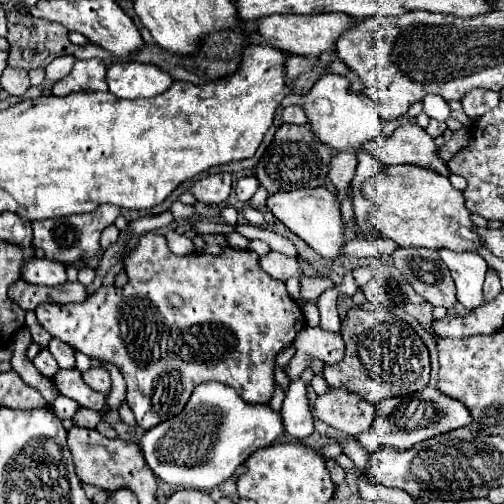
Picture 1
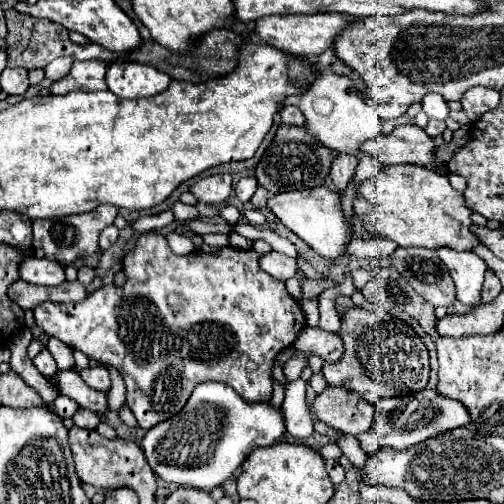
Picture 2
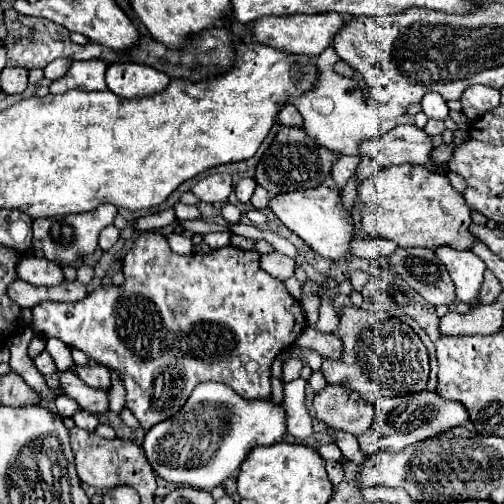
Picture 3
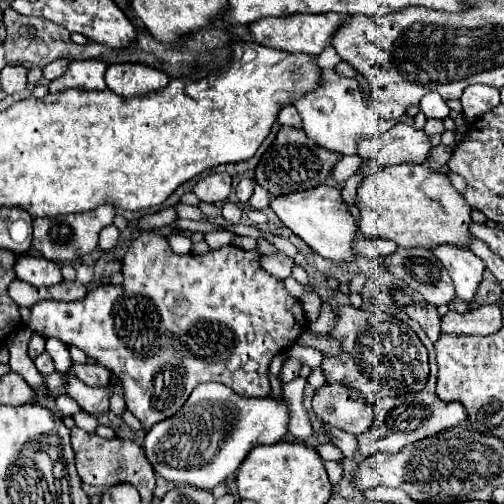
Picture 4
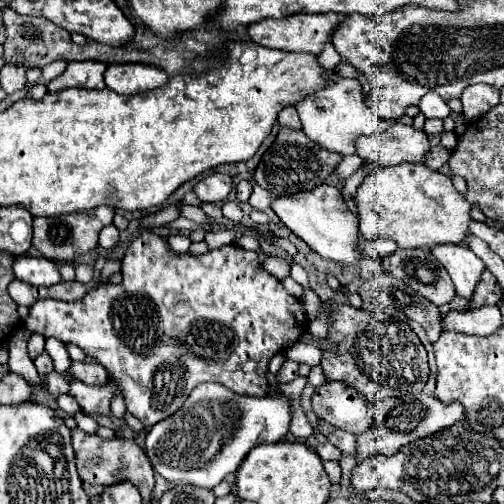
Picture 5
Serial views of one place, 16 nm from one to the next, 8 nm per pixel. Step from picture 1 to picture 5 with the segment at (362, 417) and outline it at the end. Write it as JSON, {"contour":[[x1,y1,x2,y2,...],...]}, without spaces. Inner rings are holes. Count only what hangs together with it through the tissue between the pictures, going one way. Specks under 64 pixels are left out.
{"contour":[[324,382,318,386,312,396,312,408,320,420,352,434,368,430,374,416,372,404,364,400,364,394,340,382]]}

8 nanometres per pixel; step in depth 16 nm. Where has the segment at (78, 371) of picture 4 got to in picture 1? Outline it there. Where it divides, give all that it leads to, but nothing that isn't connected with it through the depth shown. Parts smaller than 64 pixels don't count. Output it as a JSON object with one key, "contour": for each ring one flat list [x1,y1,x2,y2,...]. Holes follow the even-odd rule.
{"contour":[[94,366,94,368,90,368,86,372,80,372,80,374,82,374,82,380,90,388,94,388,94,390,98,390,102,394,110,392,110,374,108,374,108,370,104,366,98,366,98,368]]}

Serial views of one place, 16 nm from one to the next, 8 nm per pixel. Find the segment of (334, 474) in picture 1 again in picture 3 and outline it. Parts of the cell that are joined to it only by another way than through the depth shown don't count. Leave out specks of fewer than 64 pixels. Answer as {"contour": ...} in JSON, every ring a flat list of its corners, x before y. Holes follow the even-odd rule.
{"contour":[[328,460,328,462,326,462,326,472,328,472,330,482,332,482,334,486,340,484,340,480,342,480,342,476,344,476,344,470,342,470,342,464,340,464,340,462]]}

